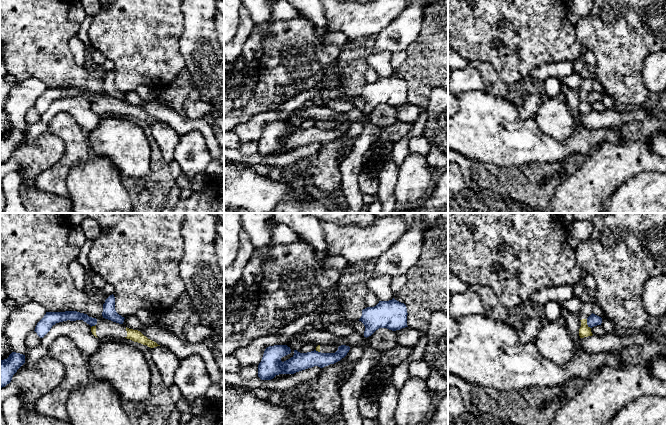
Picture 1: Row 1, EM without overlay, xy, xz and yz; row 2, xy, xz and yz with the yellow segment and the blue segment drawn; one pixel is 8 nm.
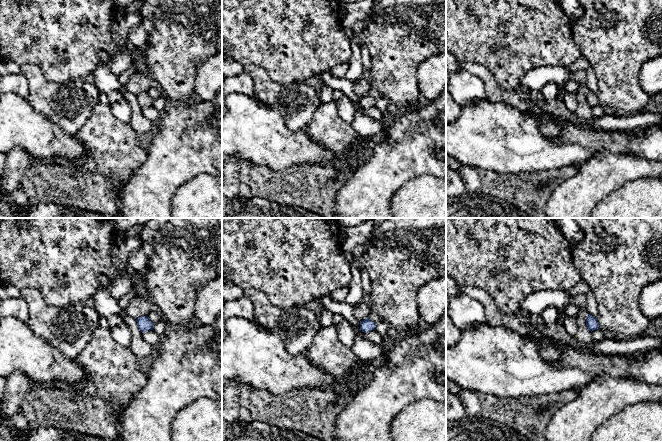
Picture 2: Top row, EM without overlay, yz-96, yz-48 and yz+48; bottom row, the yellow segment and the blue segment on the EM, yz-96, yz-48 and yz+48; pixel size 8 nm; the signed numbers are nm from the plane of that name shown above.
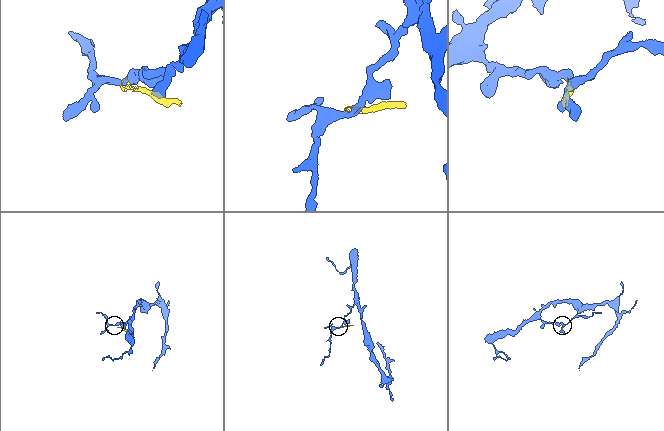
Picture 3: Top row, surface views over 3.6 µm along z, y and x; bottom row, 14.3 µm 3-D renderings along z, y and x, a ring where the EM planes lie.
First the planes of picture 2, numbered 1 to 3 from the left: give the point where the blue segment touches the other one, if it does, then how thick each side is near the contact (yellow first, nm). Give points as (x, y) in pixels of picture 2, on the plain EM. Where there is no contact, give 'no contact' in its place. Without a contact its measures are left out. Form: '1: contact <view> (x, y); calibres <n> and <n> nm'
1: no contact
2: no contact
3: no contact

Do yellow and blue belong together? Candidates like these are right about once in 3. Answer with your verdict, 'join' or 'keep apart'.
keep apart

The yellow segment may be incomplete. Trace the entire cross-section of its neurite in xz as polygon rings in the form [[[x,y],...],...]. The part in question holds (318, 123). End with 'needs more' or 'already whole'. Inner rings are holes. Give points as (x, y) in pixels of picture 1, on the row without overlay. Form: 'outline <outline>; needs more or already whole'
outline [[[329,120],[318,121],[316,123],[316,127],[321,129],[335,129],[337,126],[338,126],[337,122],[329,121]]]; needs more

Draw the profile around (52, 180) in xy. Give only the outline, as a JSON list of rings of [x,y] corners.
[[[58,112],[56,115],[54,115],[54,117],[48,124],[47,131],[61,138],[66,146],[66,150],[64,155],[56,164],[36,176],[35,187],[40,191],[53,193],[62,197],[69,198],[70,194],[66,184],[69,171],[77,164],[84,163],[87,160],[91,159],[91,150],[88,141],[89,132],[84,130],[76,122],[76,120],[66,112]]]

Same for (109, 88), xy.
[[[113,70],[110,71],[105,76],[105,79],[103,80],[102,92],[105,95],[111,96],[111,97],[119,99],[119,100],[123,100],[125,94],[116,88],[116,86],[115,86],[115,73]]]

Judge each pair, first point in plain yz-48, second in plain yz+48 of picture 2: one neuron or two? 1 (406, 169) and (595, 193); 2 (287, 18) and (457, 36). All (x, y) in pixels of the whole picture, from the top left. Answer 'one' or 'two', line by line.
1: one
2: one

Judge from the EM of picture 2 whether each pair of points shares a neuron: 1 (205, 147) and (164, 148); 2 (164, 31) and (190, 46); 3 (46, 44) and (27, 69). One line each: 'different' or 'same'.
1: same
2: same
3: different

